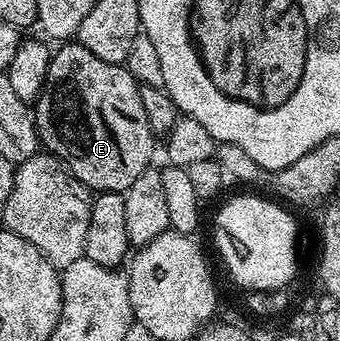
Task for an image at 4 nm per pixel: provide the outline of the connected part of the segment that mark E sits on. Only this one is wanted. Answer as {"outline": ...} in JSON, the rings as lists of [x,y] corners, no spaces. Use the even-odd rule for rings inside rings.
{"outline":[[[65,43],[58,49],[61,50],[50,56],[45,85],[31,109],[33,123],[37,126],[37,140],[48,152],[60,157],[65,168],[83,182],[86,189],[97,193],[125,193],[135,179],[150,168],[149,156],[155,144],[143,111],[141,86],[124,64],[107,63],[99,59],[99,55],[91,55],[87,47]]]}

